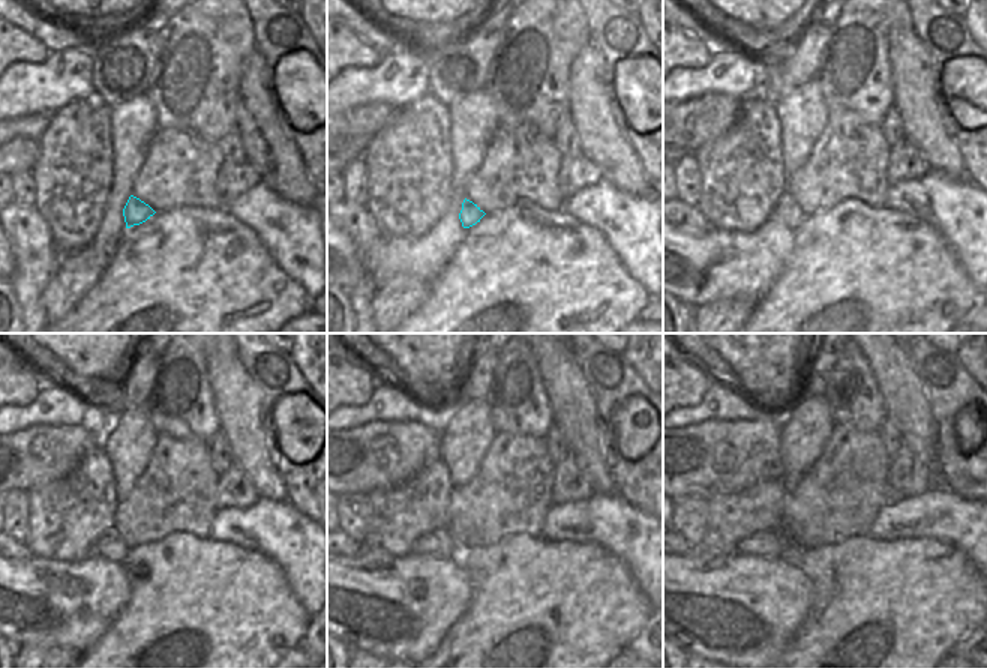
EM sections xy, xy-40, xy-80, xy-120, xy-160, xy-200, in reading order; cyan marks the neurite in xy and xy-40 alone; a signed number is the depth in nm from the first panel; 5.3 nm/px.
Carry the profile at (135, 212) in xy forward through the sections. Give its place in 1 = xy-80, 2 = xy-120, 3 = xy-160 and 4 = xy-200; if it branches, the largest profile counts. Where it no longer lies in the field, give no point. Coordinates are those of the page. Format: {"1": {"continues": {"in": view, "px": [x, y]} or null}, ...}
{"1": {"continues": {"in": "xy-80", "px": [786, 210]}}, "2": {"continues": {"in": "xy-120", "px": [111, 547]}}, "3": {"continues": {"in": "xy-160", "px": [440, 544]}}, "4": {"continues": {"in": "xy-200", "px": [770, 544]}}}

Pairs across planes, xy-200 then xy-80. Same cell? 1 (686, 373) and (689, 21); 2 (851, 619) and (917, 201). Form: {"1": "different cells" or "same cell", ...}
{"1": "different cells", "2": "different cells"}

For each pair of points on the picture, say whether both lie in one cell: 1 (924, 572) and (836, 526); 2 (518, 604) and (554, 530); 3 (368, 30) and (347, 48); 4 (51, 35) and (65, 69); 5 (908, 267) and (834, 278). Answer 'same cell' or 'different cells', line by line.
1: different cells
2: different cells
3: different cells
4: different cells
5: same cell

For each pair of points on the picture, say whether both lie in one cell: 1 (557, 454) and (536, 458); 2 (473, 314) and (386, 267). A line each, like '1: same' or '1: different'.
1: different
2: different

